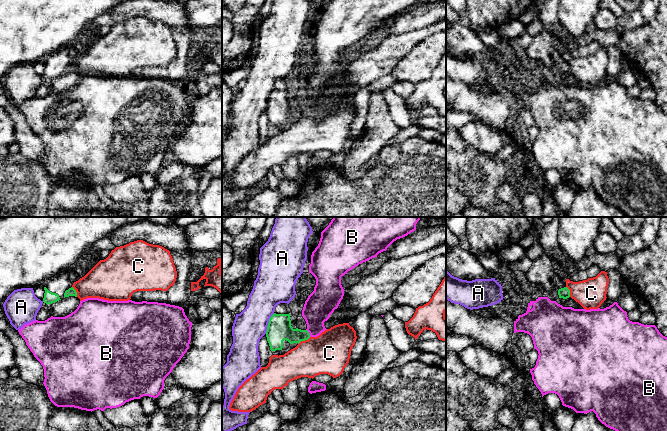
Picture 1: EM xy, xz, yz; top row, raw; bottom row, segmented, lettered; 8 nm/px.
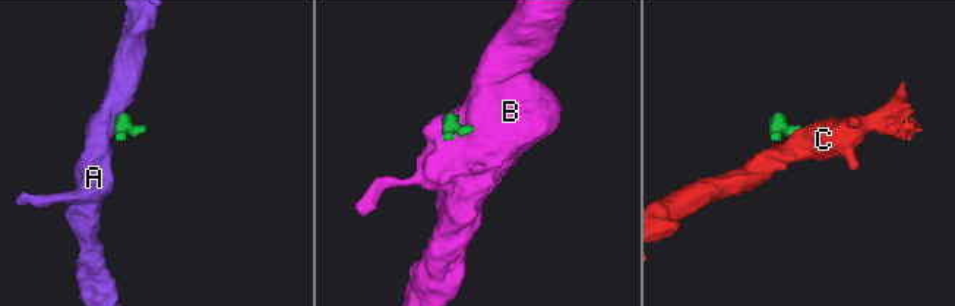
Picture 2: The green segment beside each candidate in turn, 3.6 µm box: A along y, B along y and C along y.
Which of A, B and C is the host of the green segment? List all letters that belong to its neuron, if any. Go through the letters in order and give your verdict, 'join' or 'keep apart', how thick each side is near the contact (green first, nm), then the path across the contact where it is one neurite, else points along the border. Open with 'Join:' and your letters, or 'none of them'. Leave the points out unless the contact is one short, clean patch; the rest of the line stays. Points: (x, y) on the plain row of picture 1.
Join: none of them
A: keep apart; 200 nm thick on the green side, 260 nm on the other; border along xz (274, 89), (269, 95), (265, 109)
B: keep apart; 200 nm thick on the green side, 240 nm on the other
C: keep apart; 200 nm thick on the green side, 340 nm on the other; border along xz (310, 113), (298, 120)

